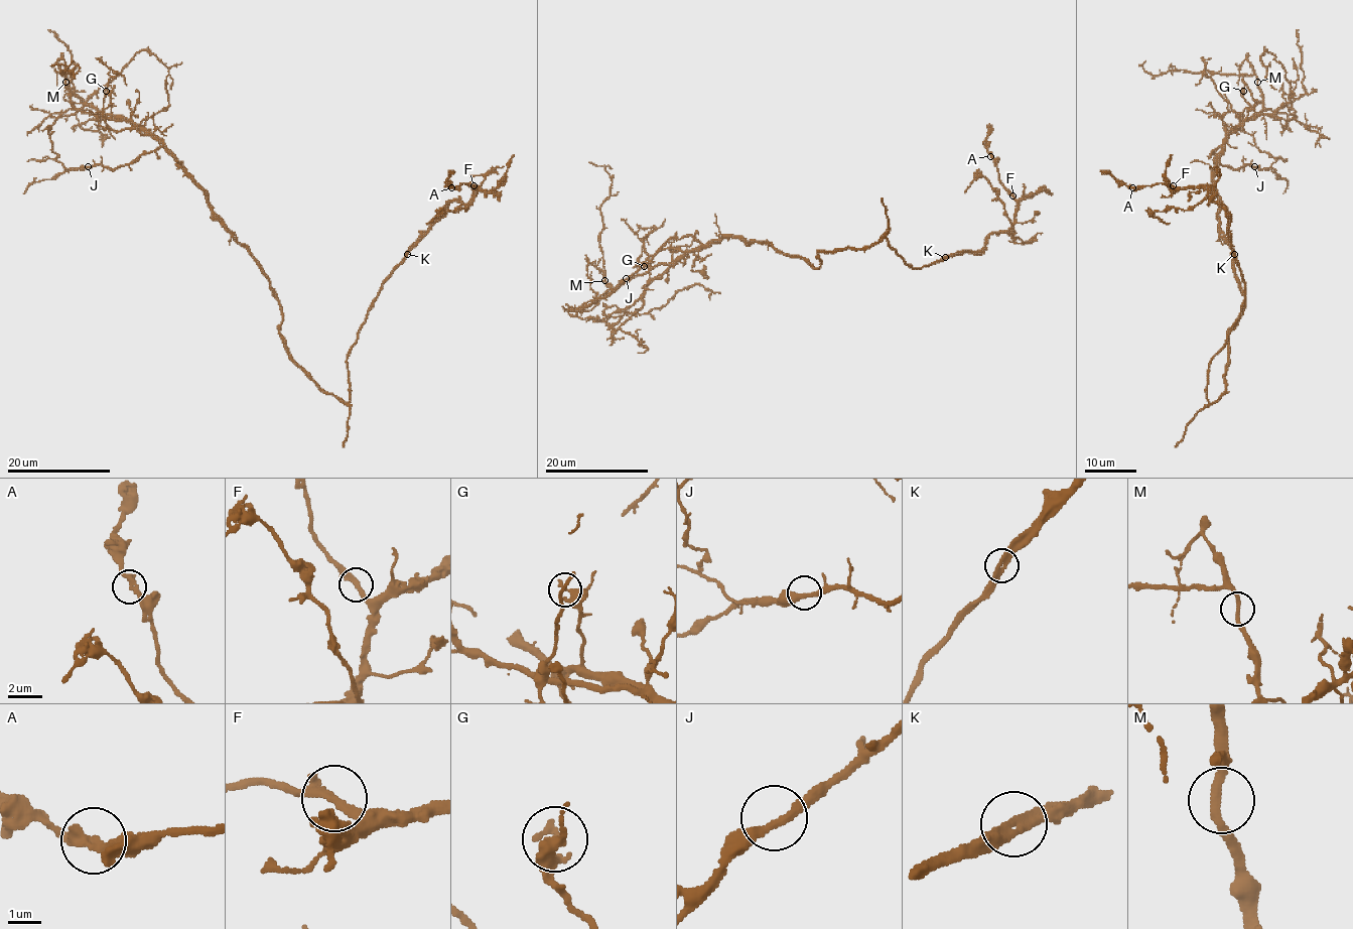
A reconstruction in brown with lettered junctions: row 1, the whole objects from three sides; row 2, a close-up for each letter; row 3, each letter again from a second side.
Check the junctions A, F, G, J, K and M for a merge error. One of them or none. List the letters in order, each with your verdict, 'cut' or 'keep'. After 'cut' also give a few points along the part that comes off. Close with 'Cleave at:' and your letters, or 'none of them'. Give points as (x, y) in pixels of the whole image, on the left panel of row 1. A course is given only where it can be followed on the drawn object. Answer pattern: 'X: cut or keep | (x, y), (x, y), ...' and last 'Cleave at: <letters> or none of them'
A: keep
F: keep
G: keep
J: keep
K: keep
M: keep
Cleave at: none of them

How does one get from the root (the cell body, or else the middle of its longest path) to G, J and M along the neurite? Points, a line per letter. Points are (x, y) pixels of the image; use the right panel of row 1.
G: (1233, 328), (1244, 293), (1238, 287), (1234, 254), (1220, 235), (1213, 166), (1226, 138), (1256, 114), (1243, 91)
J: (1233, 328), (1244, 293), (1234, 254), (1220, 235), (1213, 167), (1221, 148), (1212, 152), (1216, 163), (1254, 166)
M: (1233, 328), (1244, 293), (1238, 287), (1234, 254), (1220, 235), (1213, 166), (1240, 120), (1263, 108), (1257, 82)

